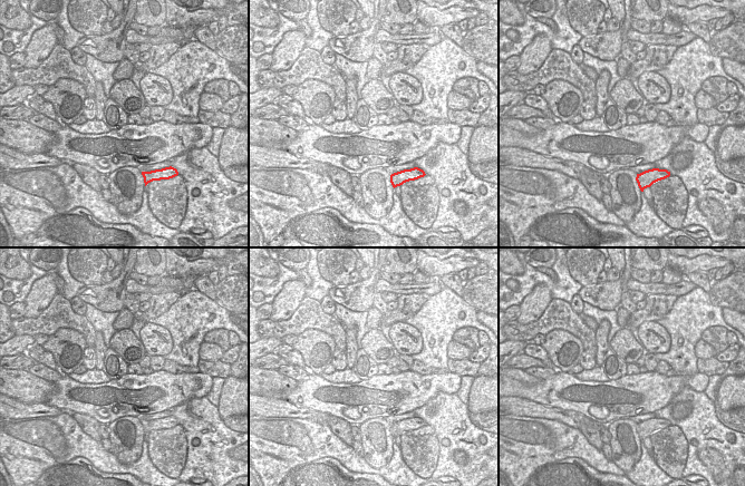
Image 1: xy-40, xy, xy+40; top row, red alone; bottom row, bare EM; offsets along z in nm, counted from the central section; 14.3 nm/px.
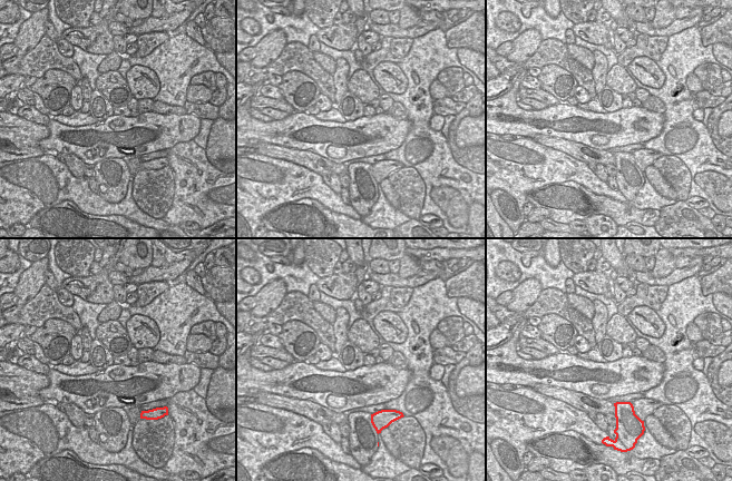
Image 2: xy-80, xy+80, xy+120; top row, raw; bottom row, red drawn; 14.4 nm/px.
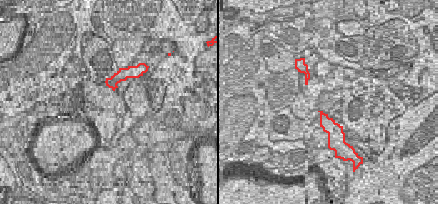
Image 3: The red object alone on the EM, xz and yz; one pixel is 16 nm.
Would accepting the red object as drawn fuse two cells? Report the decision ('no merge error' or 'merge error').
merge error

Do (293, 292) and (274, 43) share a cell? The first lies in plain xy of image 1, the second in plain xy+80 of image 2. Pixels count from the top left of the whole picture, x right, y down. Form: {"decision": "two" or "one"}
{"decision": "one"}

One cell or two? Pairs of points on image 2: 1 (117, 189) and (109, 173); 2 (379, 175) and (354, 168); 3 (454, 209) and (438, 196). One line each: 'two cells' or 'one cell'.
1: one cell
2: one cell
3: one cell

